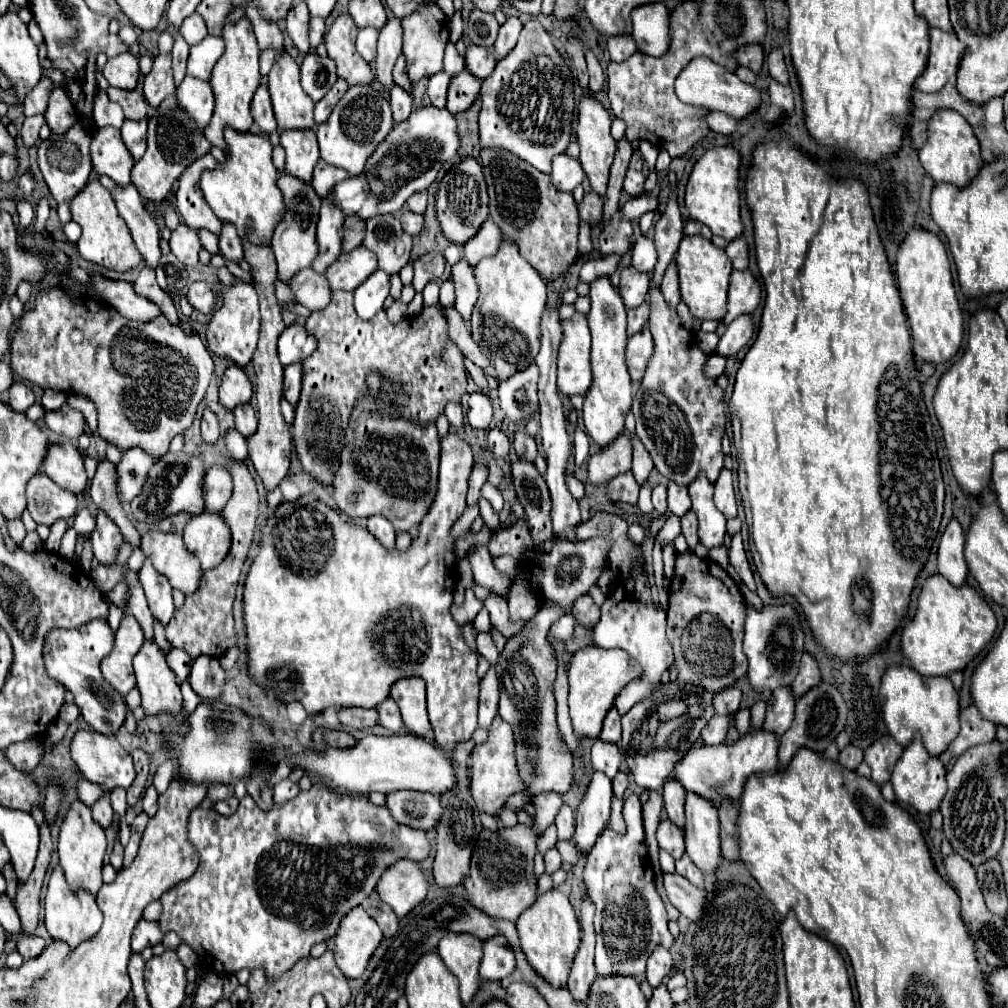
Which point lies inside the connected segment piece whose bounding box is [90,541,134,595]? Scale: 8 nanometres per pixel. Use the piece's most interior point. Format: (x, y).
(106, 577)

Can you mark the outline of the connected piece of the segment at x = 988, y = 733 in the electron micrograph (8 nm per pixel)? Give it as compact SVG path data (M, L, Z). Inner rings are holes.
M968 705L966 709L960 711L960 733L946 747L946 753L950 753L952 757L960 757L966 749L974 745L990 743L994 735L996 735L996 725L986 721L974 705Z

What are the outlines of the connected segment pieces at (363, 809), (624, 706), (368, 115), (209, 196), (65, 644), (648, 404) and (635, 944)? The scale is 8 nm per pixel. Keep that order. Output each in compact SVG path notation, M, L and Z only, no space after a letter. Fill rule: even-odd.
M312 785L310 791L298 793L284 807L280 807L280 809L272 807L270 811L262 811L254 803L254 799L250 799L250 797L244 797L240 801L238 809L228 817L220 815L220 813L212 811L212 809L194 809L194 813L190 817L190 823L188 823L188 837L190 837L190 843L194 845L194 849L200 855L200 863L198 863L196 873L190 879L186 879L186 881L174 885L172 889L164 891L164 895L160 897L160 901L164 905L164 911L162 911L160 919L158 919L160 929L164 933L174 931L186 945L190 945L200 955L200 959L204 959L204 965L208 965L218 975L234 973L234 971L240 971L240 969L248 969L248 971L264 969L266 979L280 979L298 959L304 959L304 957L310 955L312 945L332 939L336 929L338 929L338 925L340 925L340 919L350 909L360 905L362 899L366 899L374 891L376 881L378 881L380 873L386 867L390 867L392 863L396 863L400 859L410 859L410 861L418 863L418 861L422 861L422 859L426 859L430 855L430 843L428 843L424 831L418 831L418 829L412 829L412 827L396 823L394 819L390 819L390 813L388 813L386 807L376 807L366 797L348 797L348 795L340 797L338 793L330 791L324 785ZM338 849L348 849L350 857L338 857Z
M636 545L636 557L634 557L634 565L632 565L630 575L612 585L612 591L608 593L608 597L602 605L602 617L596 623L596 627L590 629L592 631L592 641L594 641L596 647L624 649L642 667L640 679L632 679L618 693L618 697L614 701L620 715L628 713L642 699L648 699L650 695L654 695L654 691L660 685L662 673L670 667L672 649L666 641L664 629L666 629L666 613L664 613L662 605L654 605L654 601L652 601L648 573L646 573L644 549L640 545Z
M350 85L348 91L342 95L342 99L332 109L330 117L318 125L318 145L320 145L320 157L344 171L348 175L360 175L364 171L364 163L368 155L374 151L374 147L388 135L392 129L392 111L390 103L384 99L382 91L374 85Z
M232 127L224 129L226 153L224 161L216 163L214 169L206 169L200 177L204 197L220 221L230 221L238 227L238 235L246 235L246 225L252 219L254 231L250 239L254 243L270 243L270 233L282 215L282 193L276 187L278 169L272 165L272 145L268 137L254 133L240 133Z
M96 619L90 625L80 627L80 629L52 629L44 639L44 665L46 665L48 675L52 679L56 679L58 683L62 683L74 695L74 701L76 701L82 717L88 721L88 725L94 731L104 733L104 735L114 735L120 729L120 725L124 723L124 719L126 719L126 703L122 701L122 695L118 695L118 691L114 691L104 681L104 677L100 673L100 661L112 649L114 649L114 631L110 629L106 619Z
M650 287L650 333L654 337L654 355L648 363L642 385L634 397L636 435L654 459L656 469L678 485L690 485L700 471L706 471L714 483L724 461L720 439L726 427L724 391L700 371L706 357L692 361L692 335L680 325L674 309L668 309L660 289Z
M630 795L624 803L622 809L624 821L626 821L626 833L620 835L616 831L606 829L600 837L598 843L592 847L588 853L588 863L584 869L584 881L586 881L586 893L596 905L596 915L594 915L594 929L596 929L596 971L598 975L610 975L610 973L620 973L620 975L632 975L632 977L642 977L646 971L646 959L654 951L656 945L670 947L674 943L674 937L668 931L668 915L664 909L664 903L660 895L656 893L654 887L654 871L652 863L648 857L648 849L644 843L644 825L642 825L642 805L638 795Z

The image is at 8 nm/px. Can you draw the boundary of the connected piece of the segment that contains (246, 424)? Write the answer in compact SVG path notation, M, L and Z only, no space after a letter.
M246 403L242 407L234 407L234 419L236 419L236 429L248 437L256 431L256 425L258 425L258 419L256 419L256 411L252 407L252 403Z

